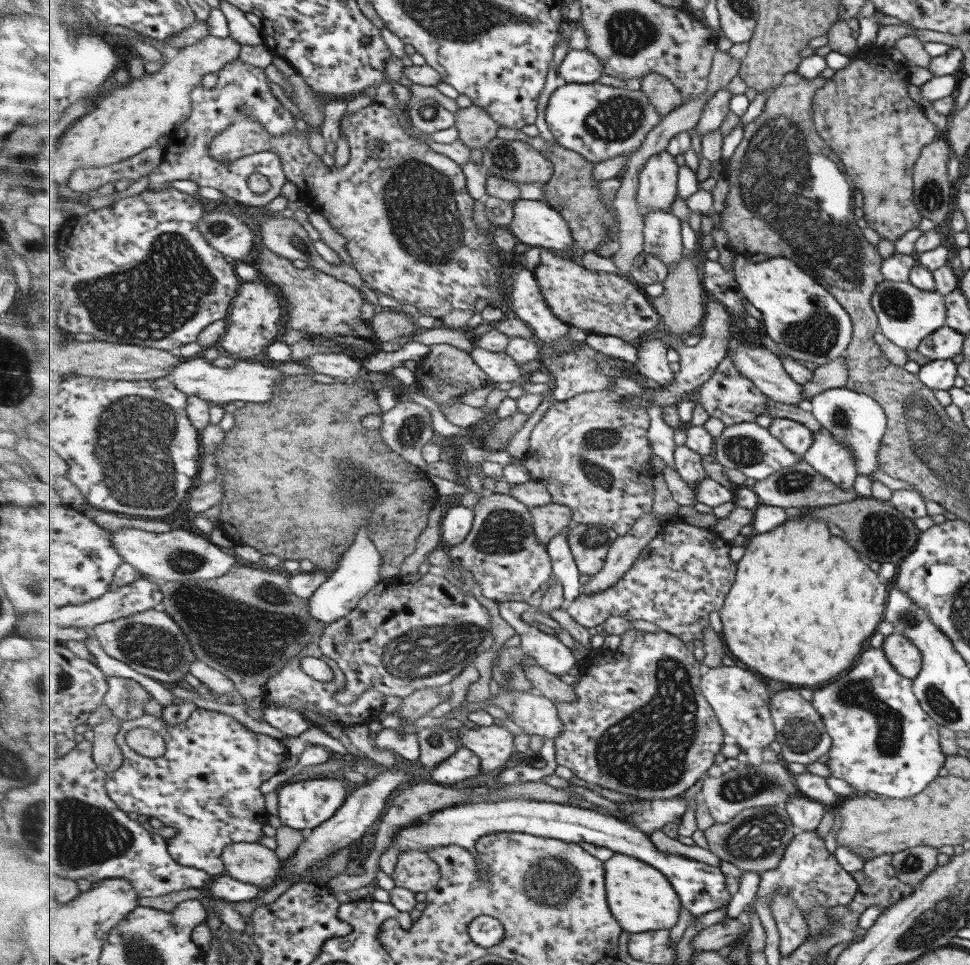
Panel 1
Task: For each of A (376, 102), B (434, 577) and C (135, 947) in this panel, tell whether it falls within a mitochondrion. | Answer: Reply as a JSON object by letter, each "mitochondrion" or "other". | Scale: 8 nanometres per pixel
{"A":"other","B":"other","C":"mitochondrion"}

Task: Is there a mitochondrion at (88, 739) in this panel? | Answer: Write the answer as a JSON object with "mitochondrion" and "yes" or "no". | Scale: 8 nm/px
{"mitochondrion":"no"}

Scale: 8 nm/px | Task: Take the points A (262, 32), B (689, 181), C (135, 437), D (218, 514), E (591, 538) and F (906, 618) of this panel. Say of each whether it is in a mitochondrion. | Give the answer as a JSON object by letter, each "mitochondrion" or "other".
{"A":"other","B":"other","C":"mitochondrion","D":"other","E":"mitochondrion","F":"mitochondrion"}

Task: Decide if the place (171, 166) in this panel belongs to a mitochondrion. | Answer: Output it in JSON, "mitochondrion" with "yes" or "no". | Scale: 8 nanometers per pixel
{"mitochondrion":"no"}

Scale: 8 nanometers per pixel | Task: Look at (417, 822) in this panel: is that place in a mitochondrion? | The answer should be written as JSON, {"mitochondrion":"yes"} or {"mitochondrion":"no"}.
{"mitochondrion":"no"}

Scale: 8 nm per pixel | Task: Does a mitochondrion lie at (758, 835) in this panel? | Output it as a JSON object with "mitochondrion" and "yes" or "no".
{"mitochondrion":"yes"}

